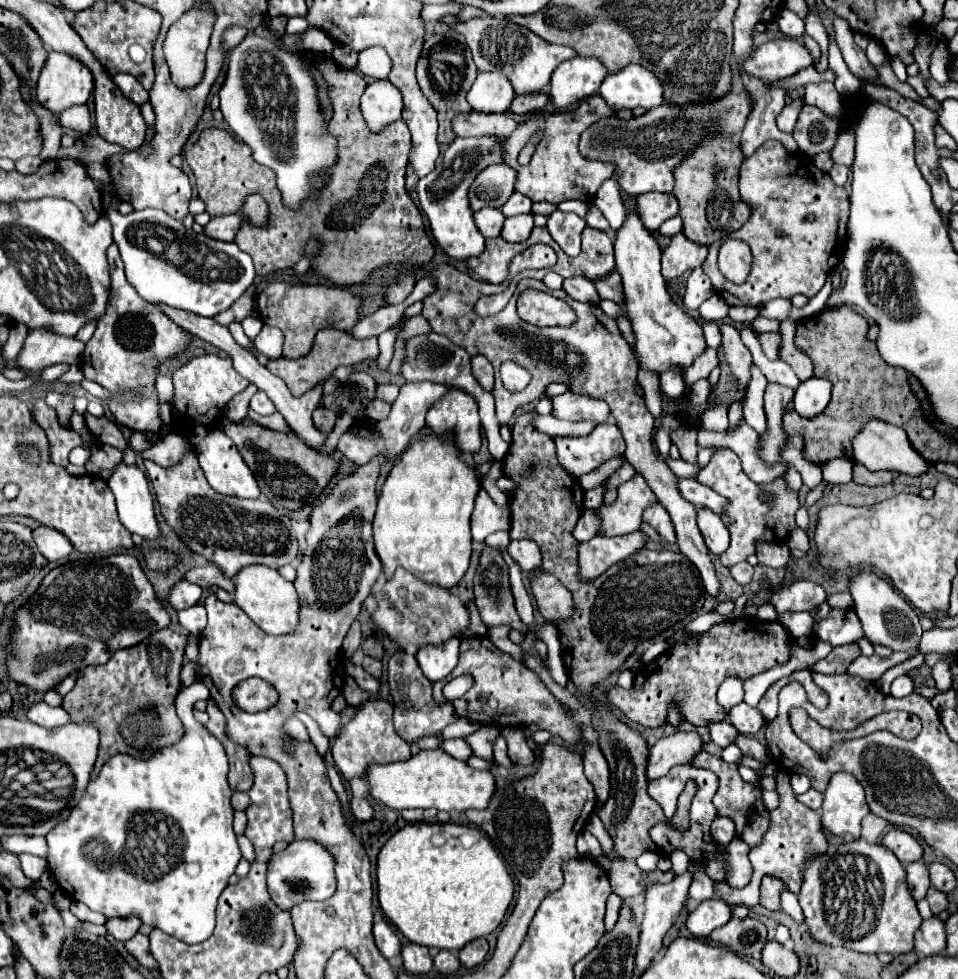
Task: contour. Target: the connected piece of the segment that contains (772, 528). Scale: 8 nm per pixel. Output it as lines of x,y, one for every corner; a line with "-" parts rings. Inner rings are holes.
722,448
720,452
716,452
712,456
712,460
708,462
708,466
702,468
702,472
698,474
698,482
710,486
712,490
716,490
720,496
726,496
730,500
730,506
726,508
726,514
734,518
734,524
730,526
730,548
720,556
724,566
734,566
742,560
746,560
750,554
754,554
754,544
758,540
770,540
770,542
784,542
790,534
790,530
796,526
794,522
794,514
798,510
798,494
790,492
784,484
784,480
774,480
770,484
764,486
764,494
768,496
768,502
760,498
762,488
758,484
754,484
740,468
740,460
732,450

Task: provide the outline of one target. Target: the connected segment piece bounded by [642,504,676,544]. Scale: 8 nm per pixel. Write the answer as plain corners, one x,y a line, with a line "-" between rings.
654,504
650,506
646,512
644,512
644,518
642,518
646,524
650,524
668,544
674,544
676,542
676,534
674,534
674,526
672,526
672,520
668,516
668,512
664,510
662,504

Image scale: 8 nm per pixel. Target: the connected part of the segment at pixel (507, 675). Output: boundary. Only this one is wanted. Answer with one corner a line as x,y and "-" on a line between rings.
464,638
460,644
460,660
456,668
444,680
434,682
434,700
438,704
444,704
442,690
444,685
459,675
470,672
474,676
474,686
458,700
452,702
458,716
464,716
476,724
490,724
490,726
528,726
534,724
552,736
560,736
566,744
572,748
586,744
586,726
580,724
580,720
568,712
544,686
544,682
538,678
538,674
524,664
516,662
510,654
498,650
490,638

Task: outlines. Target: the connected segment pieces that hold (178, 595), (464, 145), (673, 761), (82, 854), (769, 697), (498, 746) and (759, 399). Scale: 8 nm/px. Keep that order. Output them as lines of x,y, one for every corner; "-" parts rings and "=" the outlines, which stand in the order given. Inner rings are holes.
178,580
178,582
172,586
166,602
168,602
172,608
182,610
182,608
188,608
188,606
194,606
200,598
202,598
202,588
200,588
200,586
190,584
190,582
186,582
186,580
=
456,138
444,152
440,166
436,166
428,176
420,178
416,184
420,206
428,218
430,232
432,232
436,244
452,260
466,262
468,258
480,256
484,252
484,238
478,232
478,228
474,226
472,210
468,208
468,188
470,188
474,176
486,164
502,162
500,144
502,142
494,140
494,138
=
676,732
672,736
660,738
648,754
648,766
646,776
648,780
656,780
660,776
666,776
672,766
686,764
694,758
696,752
704,748
698,734
692,732
=
196,680
176,696
178,718
184,724
182,738
172,744
154,750
148,758
130,754
112,756
100,770
98,778
88,784
84,798
70,812
68,820
60,822
46,836
48,840
48,868
56,878
64,894
76,902
84,902
90,910
104,914
106,918
138,916
142,924
160,928
162,932
186,942
200,944
214,930
214,910
218,896
228,886
242,854
232,830
232,790
228,786
228,758
222,744
192,714
194,702
208,700
208,688
-
154,812
164,814
170,820
168,836
160,836
158,830
132,832
130,822
134,816
150,816
-
134,862
154,864
154,872
=
788,678
778,680
778,682
772,684
772,686
766,690
766,694
762,696
762,700
760,700
760,704
758,704
758,710
762,712
762,716
766,716
766,722
770,722
770,720
774,718
774,714
776,714
776,710
778,710
778,692
780,692
788,682
790,682
=
502,736
494,742
494,758
496,758
496,762
498,762
500,766
504,766
504,768
514,768
512,760
510,760
508,754
506,754
506,740
504,740
=
752,366
752,380
746,390
742,410
744,410
744,422
748,422
758,434
766,430
766,416
764,416
764,388
766,388
766,378
762,372

